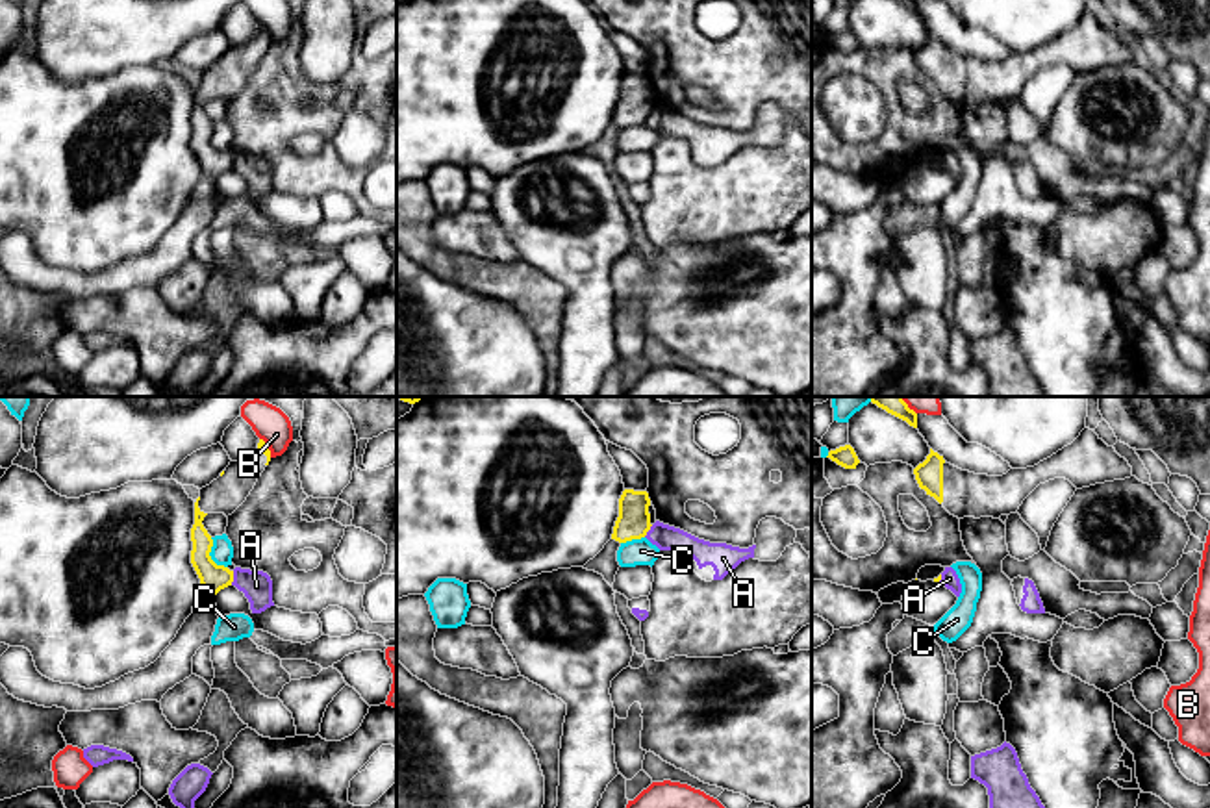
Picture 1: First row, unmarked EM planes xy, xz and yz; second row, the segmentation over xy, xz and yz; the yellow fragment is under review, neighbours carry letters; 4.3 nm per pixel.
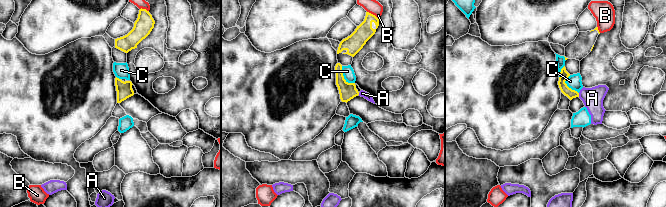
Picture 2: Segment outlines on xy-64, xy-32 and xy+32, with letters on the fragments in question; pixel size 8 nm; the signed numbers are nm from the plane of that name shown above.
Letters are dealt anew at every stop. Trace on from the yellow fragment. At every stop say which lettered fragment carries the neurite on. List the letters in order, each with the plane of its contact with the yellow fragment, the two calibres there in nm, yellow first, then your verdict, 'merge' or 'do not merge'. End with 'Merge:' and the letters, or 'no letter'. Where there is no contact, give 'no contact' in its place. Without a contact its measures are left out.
A: xy | 120/130 nm | do not merge
B: xy | 50/140 nm | do not merge
C: xy | 120/100 nm | do not merge
Merge: no letter

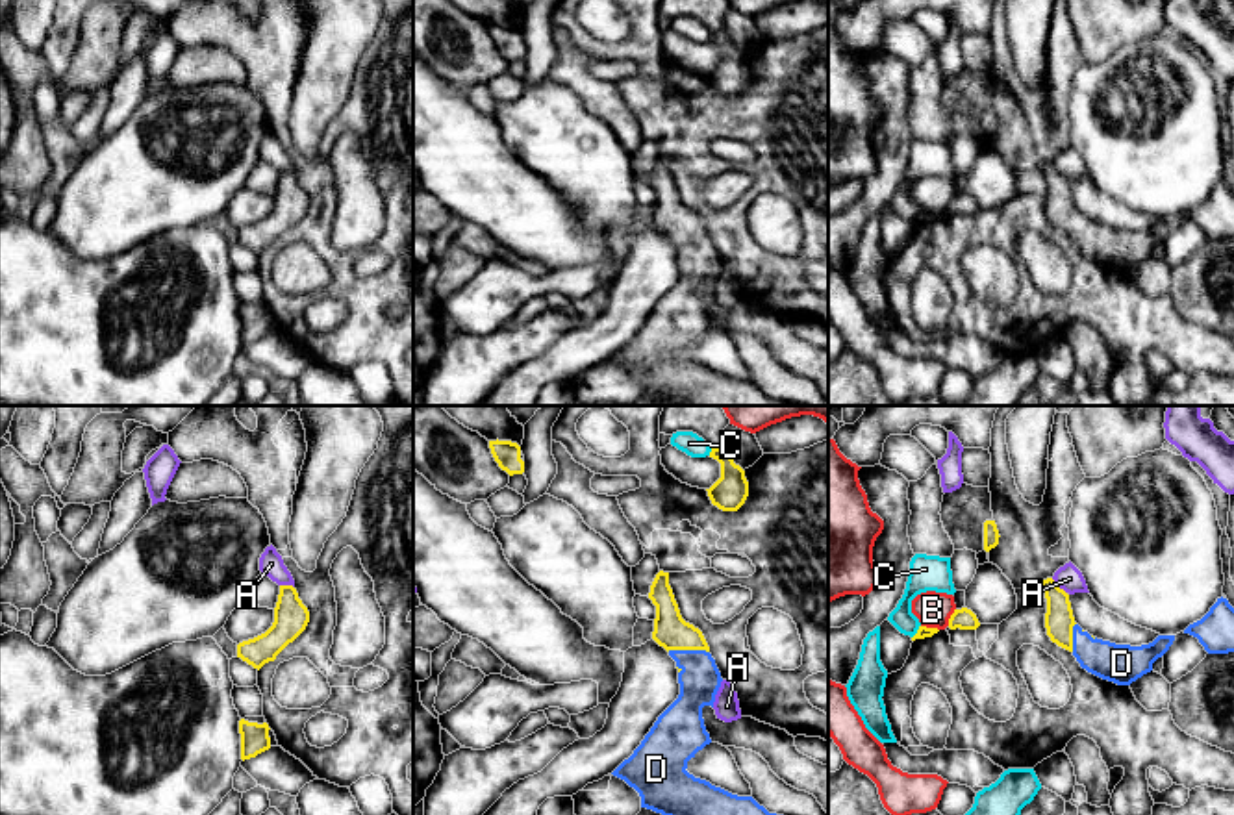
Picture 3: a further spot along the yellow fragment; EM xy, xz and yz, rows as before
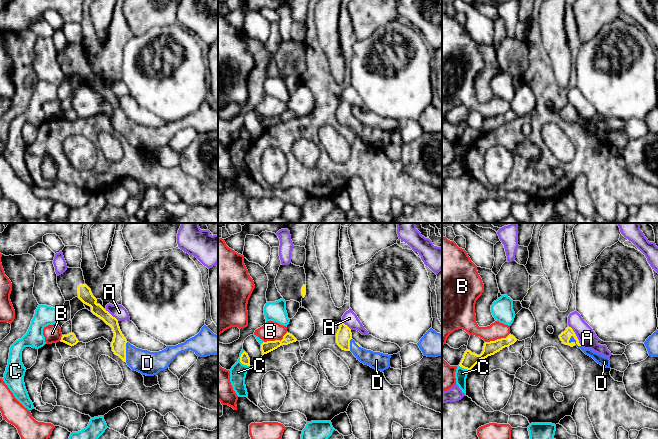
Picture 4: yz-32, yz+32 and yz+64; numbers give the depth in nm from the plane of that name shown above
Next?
A: yz | 130/110 nm | do not merge
B: yz | 50/150 nm | do not merge
C: yz | 50/130 nm | do not merge
D: xz | 150/180 nm | merge
Merge: D

